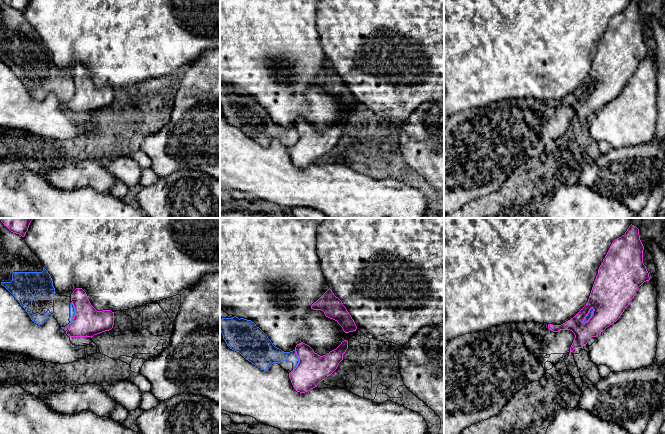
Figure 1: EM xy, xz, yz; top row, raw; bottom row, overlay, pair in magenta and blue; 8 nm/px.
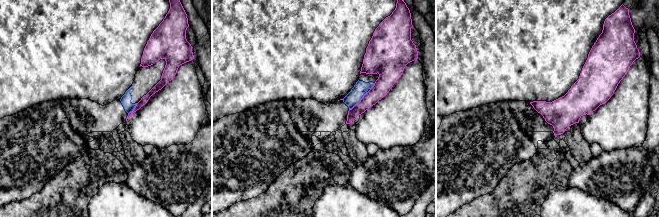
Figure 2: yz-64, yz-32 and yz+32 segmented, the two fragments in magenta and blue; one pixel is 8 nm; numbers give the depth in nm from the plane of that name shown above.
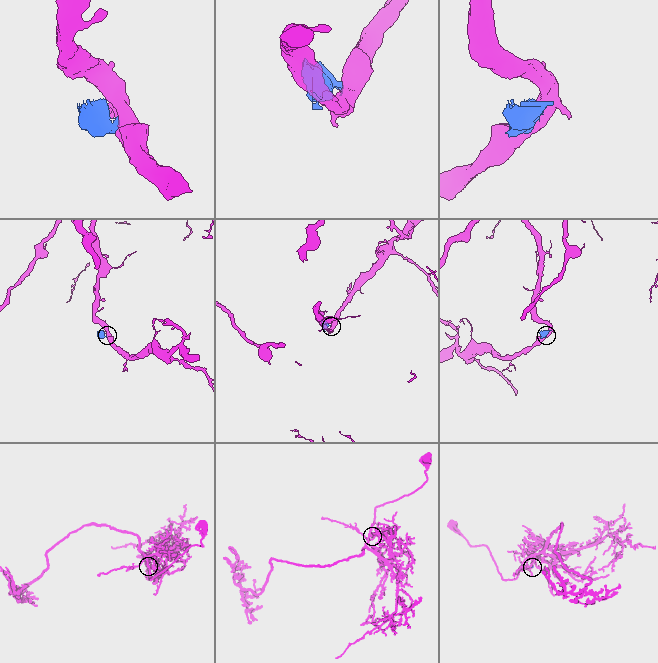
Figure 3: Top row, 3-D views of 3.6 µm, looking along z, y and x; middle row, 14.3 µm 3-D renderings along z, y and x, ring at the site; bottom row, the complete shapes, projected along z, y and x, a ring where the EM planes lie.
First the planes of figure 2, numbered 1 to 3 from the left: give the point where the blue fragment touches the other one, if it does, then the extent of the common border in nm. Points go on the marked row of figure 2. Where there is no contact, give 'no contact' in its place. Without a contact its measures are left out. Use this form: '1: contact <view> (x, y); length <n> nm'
1: contact yz-64 (134, 109); length 120 nm
2: contact yz-32 (359, 101); length 200 nm
3: no contact

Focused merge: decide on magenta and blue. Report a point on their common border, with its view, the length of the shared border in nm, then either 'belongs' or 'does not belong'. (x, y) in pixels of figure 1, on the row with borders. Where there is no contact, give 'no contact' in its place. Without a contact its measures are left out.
contact yz (586, 315); length 150 nm; does not belong

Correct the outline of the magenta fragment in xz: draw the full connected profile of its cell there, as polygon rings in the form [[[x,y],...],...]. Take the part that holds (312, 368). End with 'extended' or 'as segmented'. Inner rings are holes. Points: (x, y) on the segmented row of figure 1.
[[[344,340],[334,350],[320,356],[307,344],[301,342],[295,351],[299,358],[297,367],[289,373],[289,378],[297,392],[305,393],[330,376],[343,360],[348,349],[348,341]]] | as segmented

